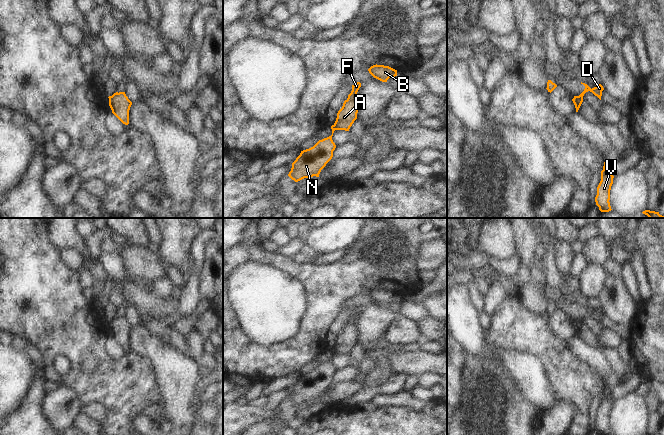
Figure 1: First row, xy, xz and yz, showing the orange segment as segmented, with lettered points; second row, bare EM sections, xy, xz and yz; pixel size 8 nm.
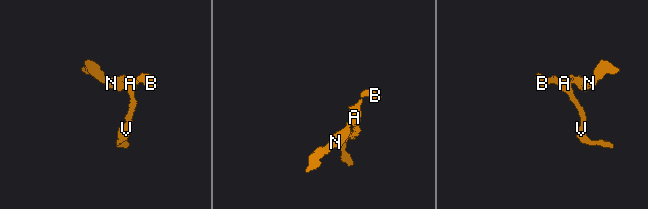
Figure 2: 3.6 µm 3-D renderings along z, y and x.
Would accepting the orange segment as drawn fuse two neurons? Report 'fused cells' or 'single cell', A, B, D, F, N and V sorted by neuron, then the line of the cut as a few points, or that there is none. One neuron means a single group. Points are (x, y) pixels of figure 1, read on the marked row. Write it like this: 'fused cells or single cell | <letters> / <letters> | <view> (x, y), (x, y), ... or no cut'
fused cells | A B F V / D N | xz (333, 125), (335, 129)

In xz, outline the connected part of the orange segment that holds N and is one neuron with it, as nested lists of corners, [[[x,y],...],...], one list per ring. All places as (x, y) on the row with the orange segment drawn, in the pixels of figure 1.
[[[334,125],[331,126],[331,129],[331,136],[319,140],[313,147],[301,151],[292,163],[291,171],[288,174],[292,180],[298,182],[304,178],[319,177],[321,170],[332,159],[333,151],[336,148],[332,140],[335,131]]]

